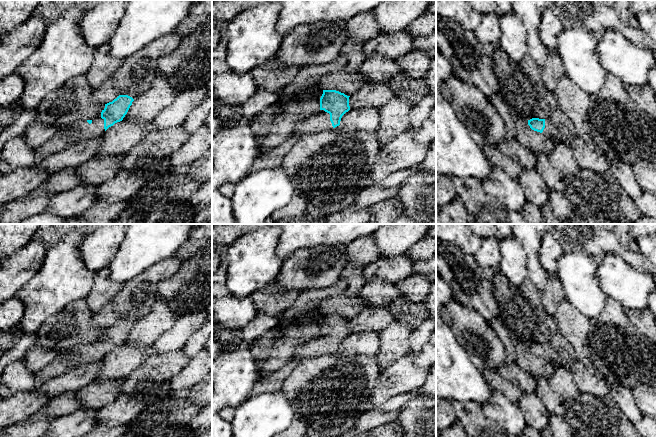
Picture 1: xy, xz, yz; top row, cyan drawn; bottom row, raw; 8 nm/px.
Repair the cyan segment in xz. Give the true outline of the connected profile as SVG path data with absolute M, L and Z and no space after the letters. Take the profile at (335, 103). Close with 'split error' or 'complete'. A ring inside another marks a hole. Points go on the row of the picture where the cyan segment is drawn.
M323 90L320 110L315 115L304 118L293 134L298 133L302 137L336 128L340 125L342 116L350 110L349 97L336 90Z | split error

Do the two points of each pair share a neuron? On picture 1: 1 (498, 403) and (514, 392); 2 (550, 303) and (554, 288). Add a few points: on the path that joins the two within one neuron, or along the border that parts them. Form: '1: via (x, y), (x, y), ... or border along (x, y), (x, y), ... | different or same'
1: border along (492, 388), (500, 391), (517, 405) | different
2: via (550, 299), (553, 292) | same

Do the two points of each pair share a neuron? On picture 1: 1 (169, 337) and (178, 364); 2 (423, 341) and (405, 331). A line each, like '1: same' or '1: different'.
1: different
2: different

